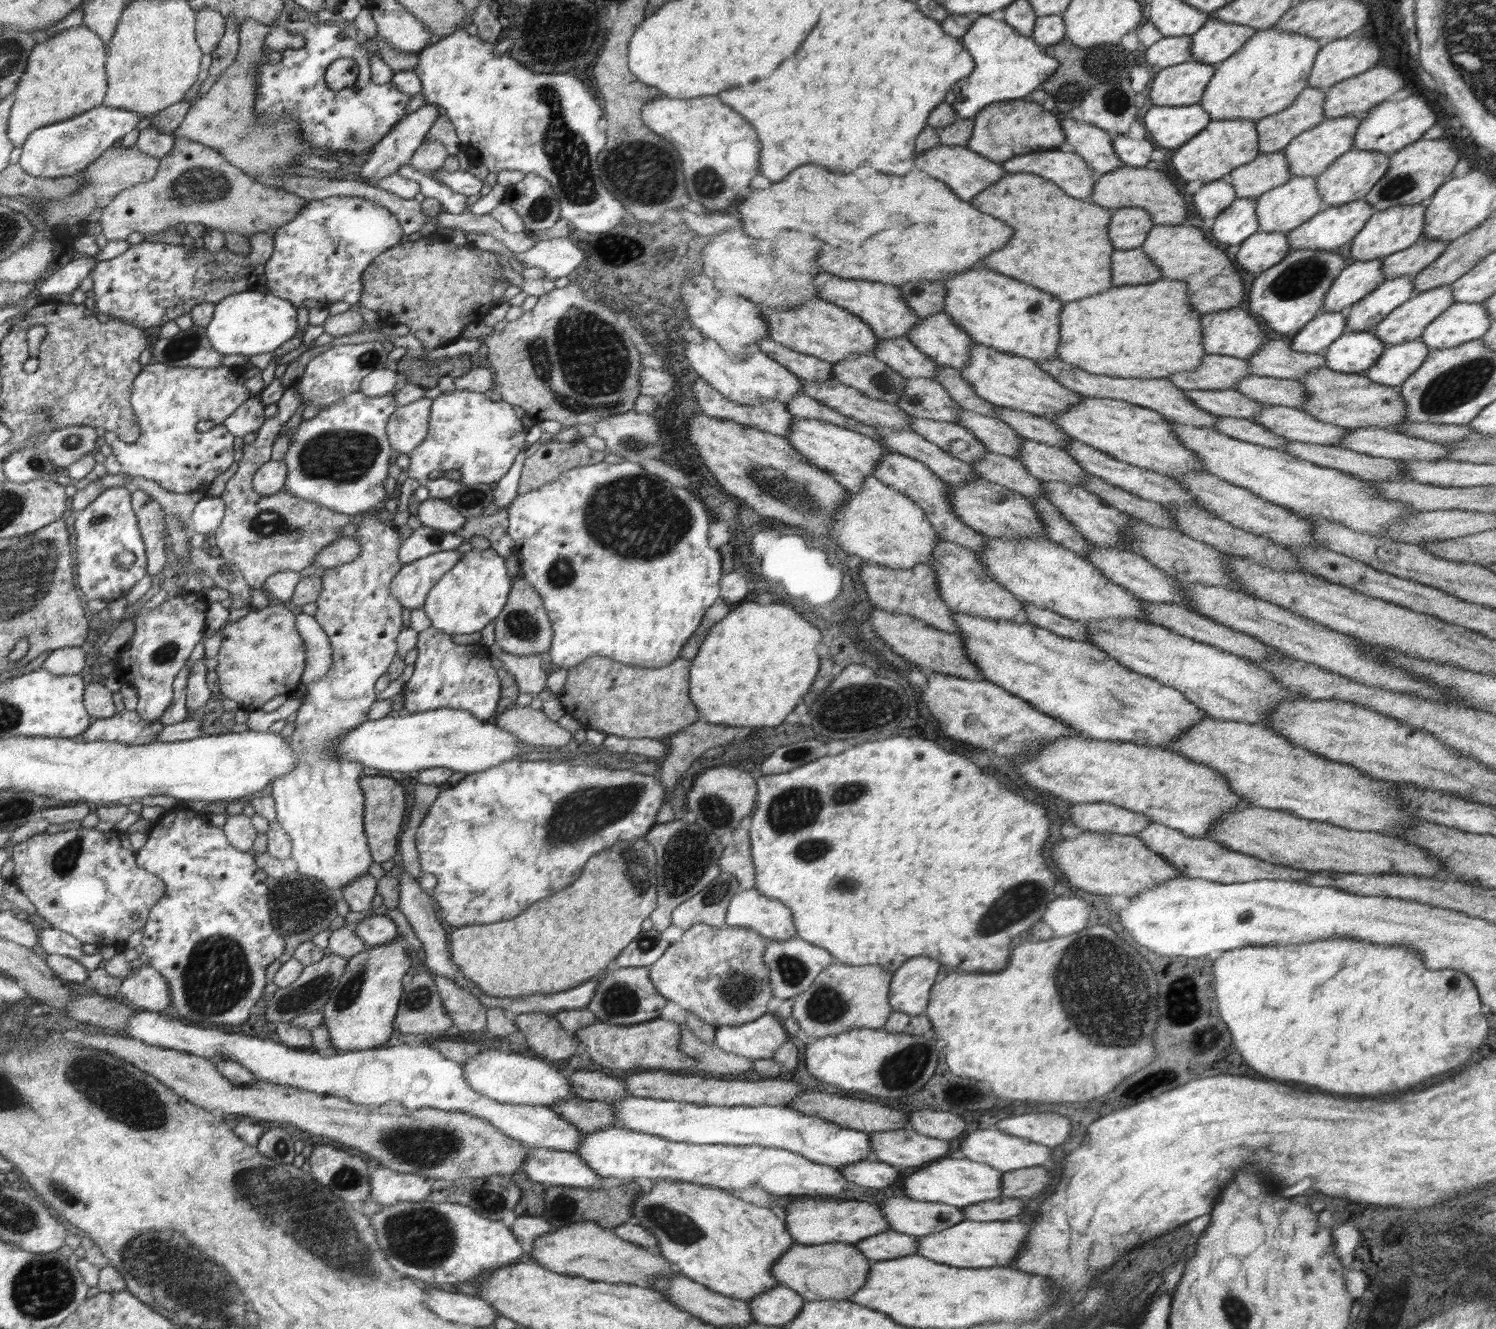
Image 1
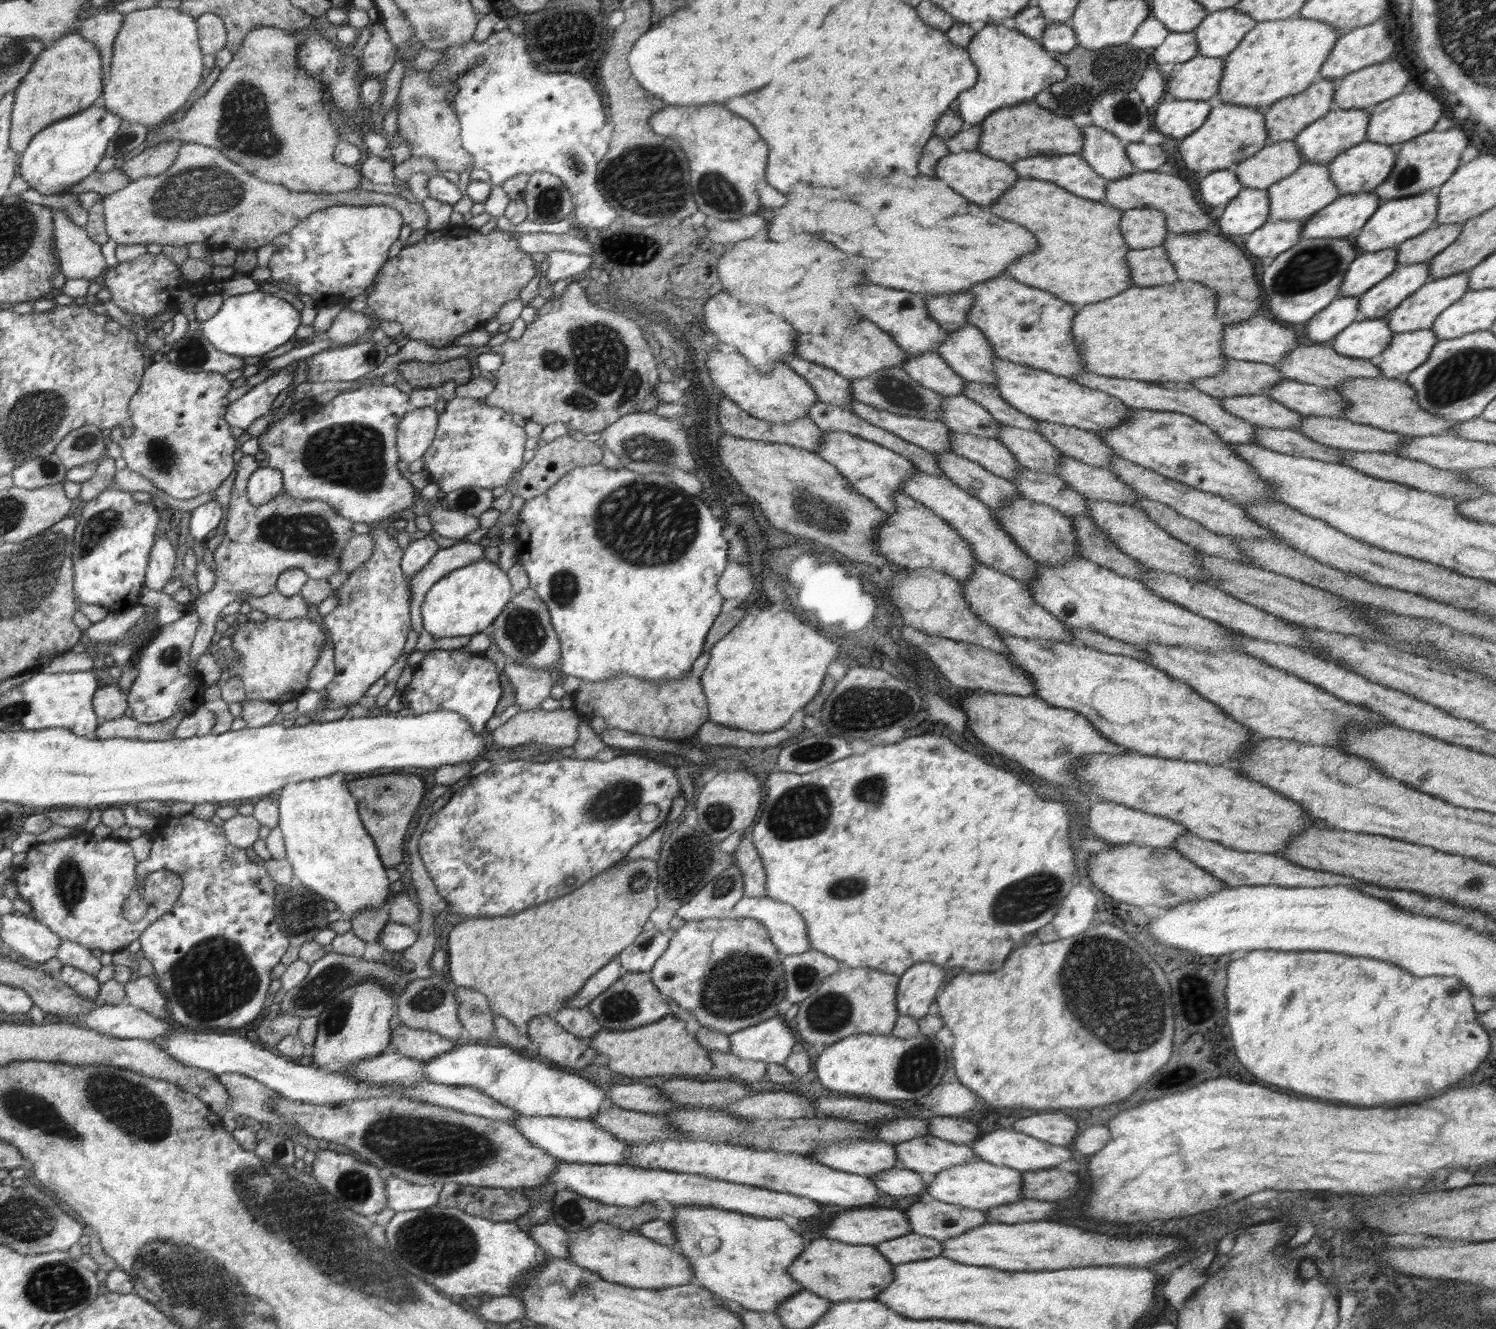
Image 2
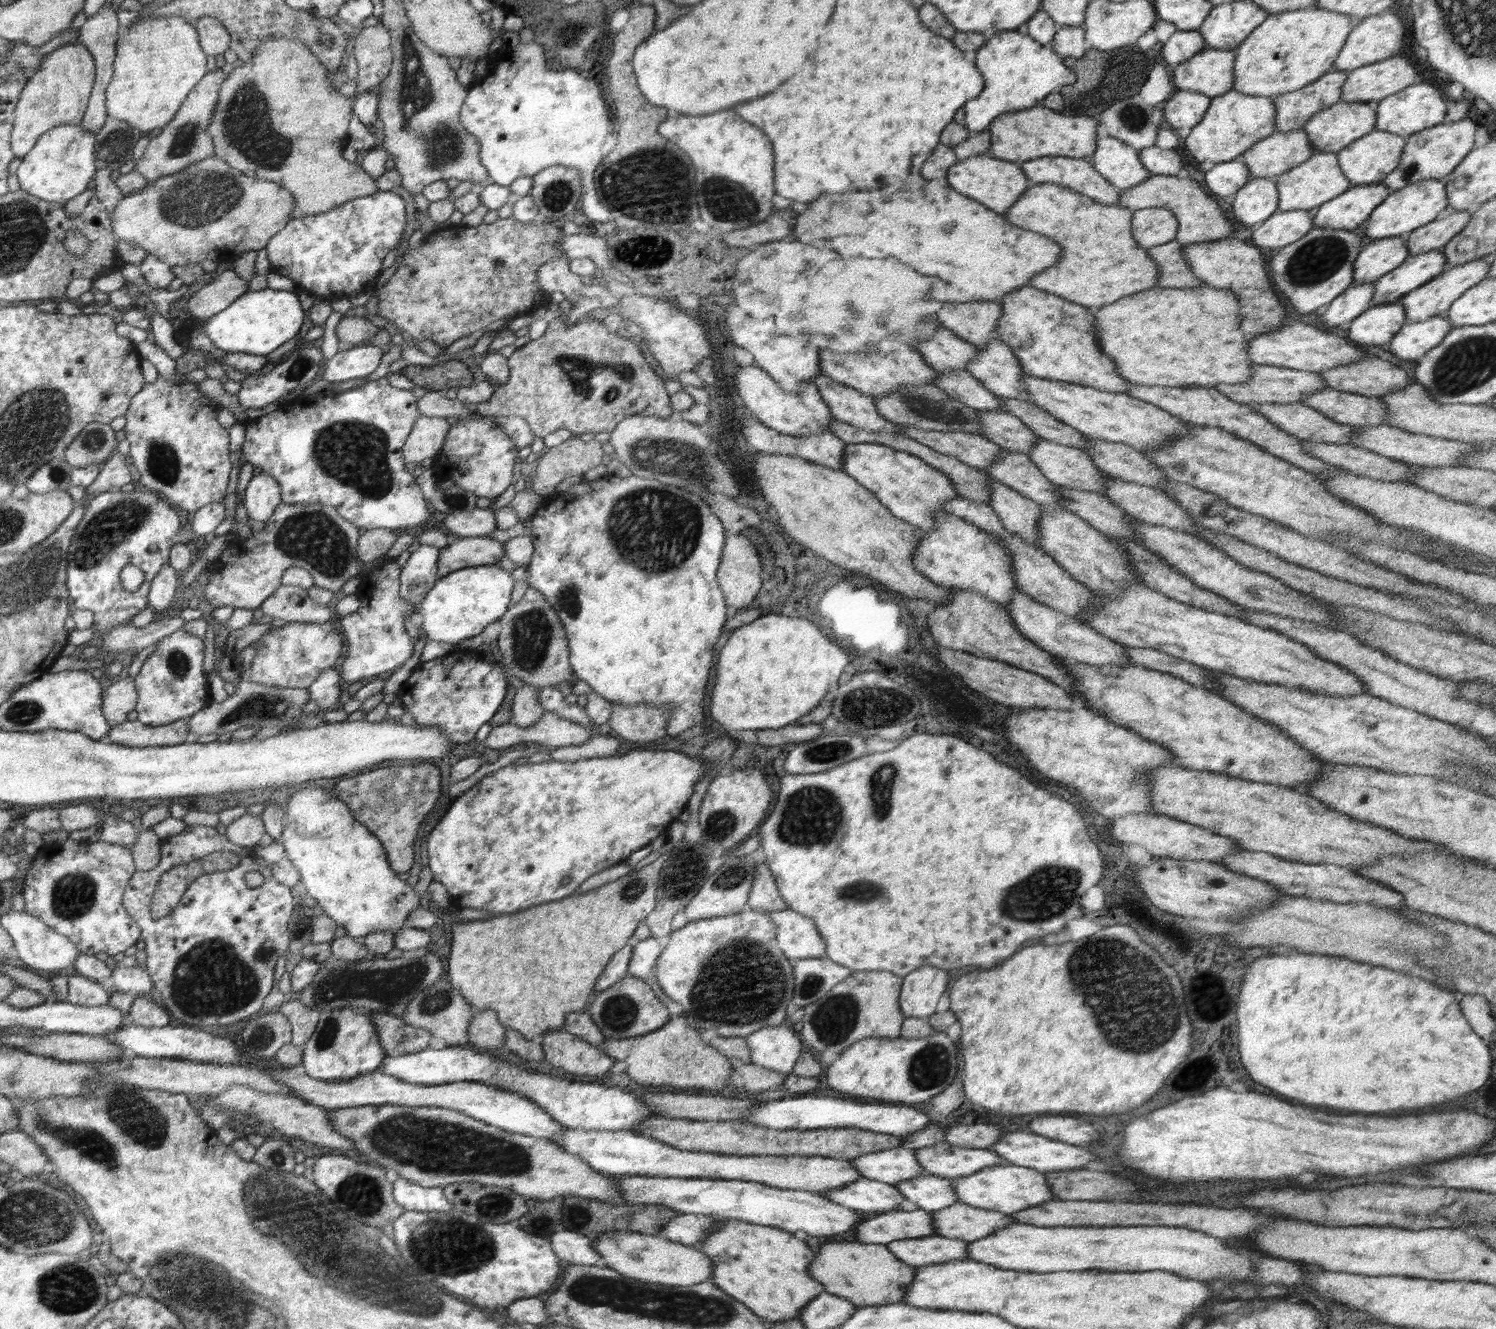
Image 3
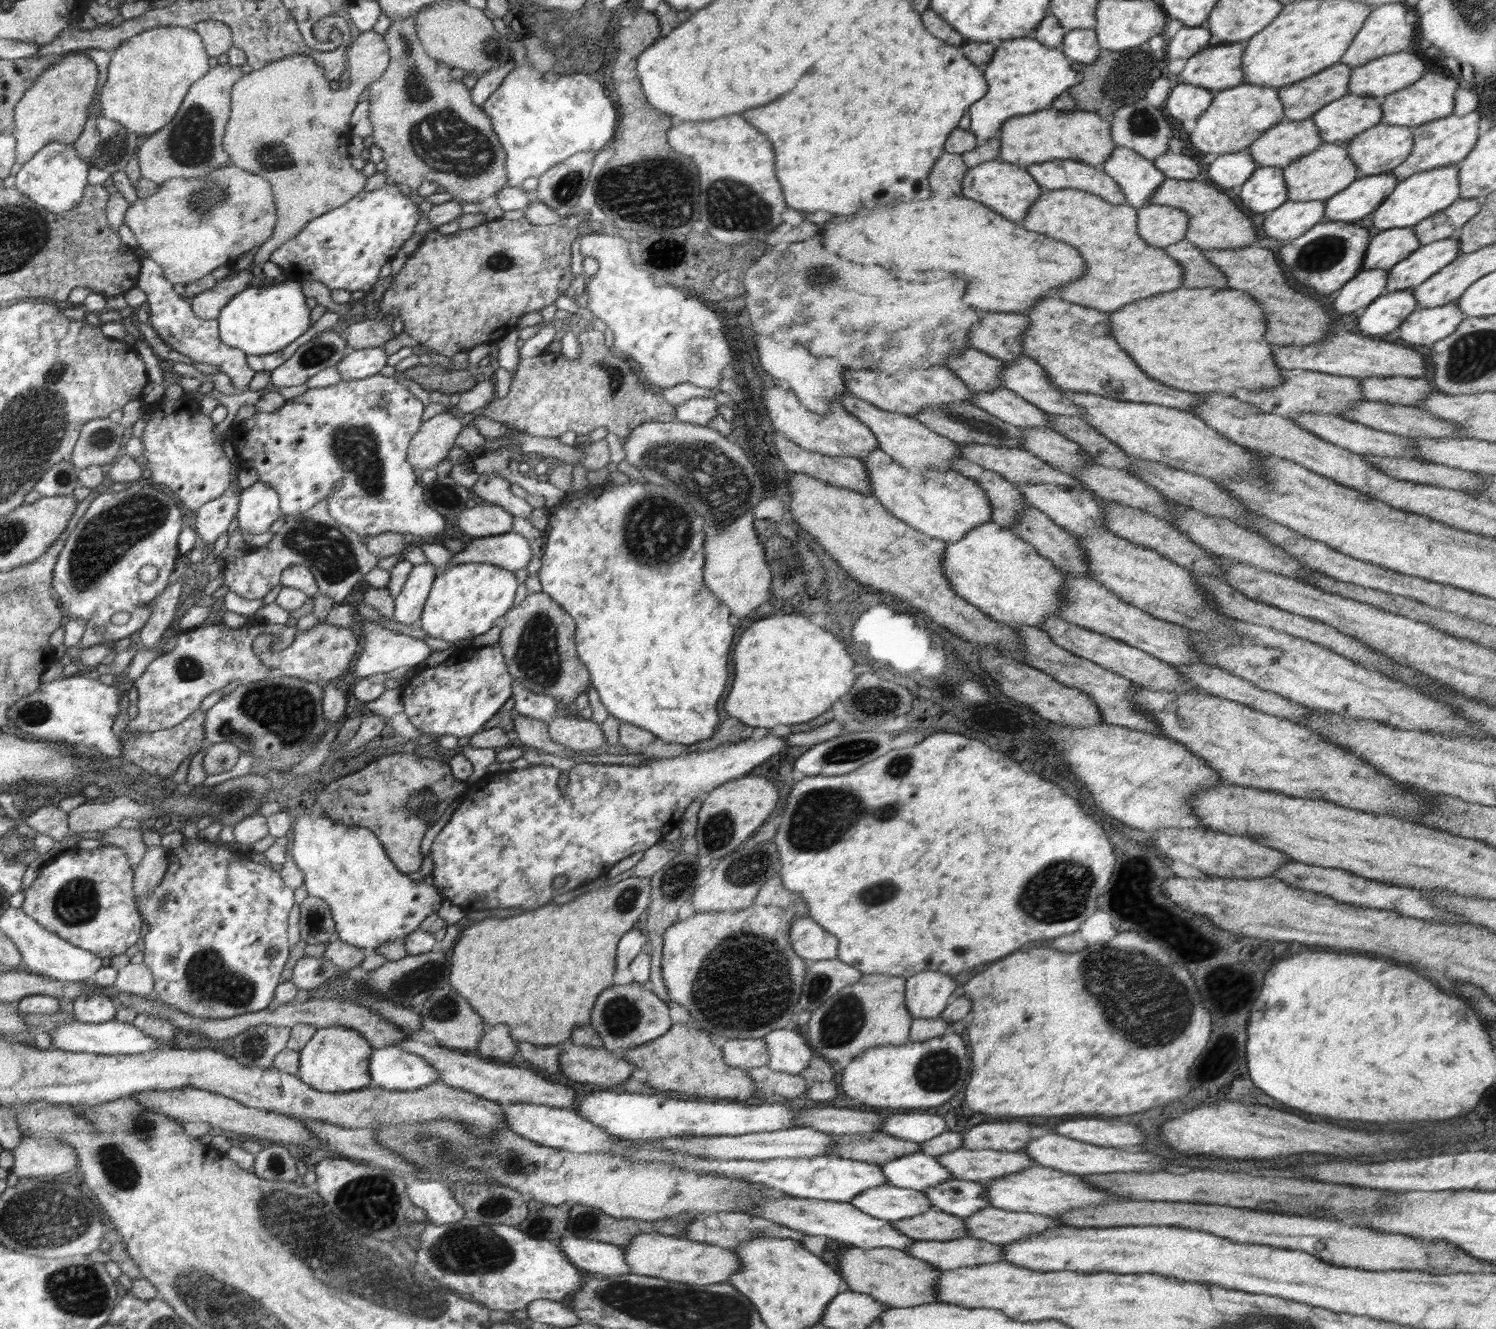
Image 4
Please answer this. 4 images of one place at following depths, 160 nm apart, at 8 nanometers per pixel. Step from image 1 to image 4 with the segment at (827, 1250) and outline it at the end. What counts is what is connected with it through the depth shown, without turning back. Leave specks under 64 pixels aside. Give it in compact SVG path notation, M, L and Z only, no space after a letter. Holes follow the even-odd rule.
M850 1246L837 1254L834 1268L843 1278L843 1289L870 1295L893 1308L909 1308L930 1304L935 1300L935 1286L942 1272L925 1260L910 1256L897 1248L860 1248Z

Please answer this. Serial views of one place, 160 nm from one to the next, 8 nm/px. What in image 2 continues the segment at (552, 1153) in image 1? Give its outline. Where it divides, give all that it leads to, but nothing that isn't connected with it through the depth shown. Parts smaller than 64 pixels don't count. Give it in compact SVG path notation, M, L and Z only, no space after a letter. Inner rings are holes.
M562 1161L550 1181L559 1185L560 1188L568 1188L582 1196L625 1207L638 1206L643 1202L667 1200L673 1205L716 1207L764 1218L780 1219L782 1214L786 1214L786 1216L794 1216L802 1220L814 1220L822 1214L822 1209L820 1209L822 1203L796 1194L776 1192L767 1188L708 1178L698 1174L636 1169L616 1164L572 1164Z

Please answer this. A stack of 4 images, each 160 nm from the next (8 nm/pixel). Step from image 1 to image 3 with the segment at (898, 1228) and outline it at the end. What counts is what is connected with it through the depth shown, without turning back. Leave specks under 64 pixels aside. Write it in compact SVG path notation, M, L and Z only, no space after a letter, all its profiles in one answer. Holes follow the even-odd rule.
M956 1201L952 1206L931 1212L935 1234L971 1243L1016 1223L1010 1215L976 1208Z

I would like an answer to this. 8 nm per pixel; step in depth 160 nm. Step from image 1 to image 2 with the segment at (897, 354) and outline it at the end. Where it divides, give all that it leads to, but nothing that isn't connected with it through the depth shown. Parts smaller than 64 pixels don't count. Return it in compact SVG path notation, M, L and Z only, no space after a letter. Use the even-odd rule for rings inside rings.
M937 353L908 355L901 368L926 388L942 395L962 395L965 380Z

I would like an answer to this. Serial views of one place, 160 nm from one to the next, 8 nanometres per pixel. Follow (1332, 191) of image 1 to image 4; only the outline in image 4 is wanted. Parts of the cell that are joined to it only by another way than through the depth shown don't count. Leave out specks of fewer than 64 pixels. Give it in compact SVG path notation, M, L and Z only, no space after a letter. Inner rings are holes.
M1379 123L1347 142L1347 155L1356 165L1358 176L1390 173L1402 164L1413 147L1413 128Z

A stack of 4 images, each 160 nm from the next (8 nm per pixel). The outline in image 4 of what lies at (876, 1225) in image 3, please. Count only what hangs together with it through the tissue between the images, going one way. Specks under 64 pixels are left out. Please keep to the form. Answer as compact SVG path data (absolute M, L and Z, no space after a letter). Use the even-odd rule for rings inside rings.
M935 1207L918 1216L891 1223L898 1232L916 1241L947 1241L968 1237L962 1217L939 1211Z

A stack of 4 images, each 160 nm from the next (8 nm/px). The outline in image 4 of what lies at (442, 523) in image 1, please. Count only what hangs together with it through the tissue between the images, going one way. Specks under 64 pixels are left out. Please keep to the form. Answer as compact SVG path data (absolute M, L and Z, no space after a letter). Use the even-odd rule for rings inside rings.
M479 502L475 507L464 509L457 517L456 526L471 538L500 535L512 531L512 514L500 505Z

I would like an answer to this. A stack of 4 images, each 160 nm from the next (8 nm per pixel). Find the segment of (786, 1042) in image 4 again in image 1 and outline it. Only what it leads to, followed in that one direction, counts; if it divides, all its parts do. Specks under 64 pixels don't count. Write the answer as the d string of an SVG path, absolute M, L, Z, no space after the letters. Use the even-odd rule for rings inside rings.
M771 1012L754 1023L716 1028L715 1046L752 1060L772 1059L776 1050L786 1042L788 1036L780 1020Z

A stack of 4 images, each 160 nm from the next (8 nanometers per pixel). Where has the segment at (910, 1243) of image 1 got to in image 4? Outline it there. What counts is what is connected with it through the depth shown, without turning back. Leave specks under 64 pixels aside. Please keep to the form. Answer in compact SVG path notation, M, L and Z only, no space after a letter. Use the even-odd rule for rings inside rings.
M972 1237L947 1241L914 1241L904 1251L942 1271L1003 1260L1003 1245Z

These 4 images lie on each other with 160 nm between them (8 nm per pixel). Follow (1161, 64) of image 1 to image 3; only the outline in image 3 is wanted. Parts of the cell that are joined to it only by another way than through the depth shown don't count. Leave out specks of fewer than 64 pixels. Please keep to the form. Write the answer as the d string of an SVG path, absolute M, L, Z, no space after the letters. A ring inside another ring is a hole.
M1195 30L1176 31L1162 46L1166 63L1183 64L1206 48L1203 36Z

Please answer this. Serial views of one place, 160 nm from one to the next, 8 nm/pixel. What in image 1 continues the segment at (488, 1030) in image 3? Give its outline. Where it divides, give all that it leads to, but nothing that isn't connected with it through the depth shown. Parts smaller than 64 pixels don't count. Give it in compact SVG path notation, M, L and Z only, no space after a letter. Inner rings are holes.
M434 977L444 1009L451 1016L456 1028L471 1033L485 1031L488 1007L480 1004L477 996L460 988L451 978Z

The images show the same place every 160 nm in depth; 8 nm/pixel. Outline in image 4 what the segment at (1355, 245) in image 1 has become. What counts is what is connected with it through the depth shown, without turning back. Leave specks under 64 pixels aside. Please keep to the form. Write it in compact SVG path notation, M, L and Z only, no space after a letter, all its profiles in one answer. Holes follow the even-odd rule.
M1458 162L1448 166L1434 167L1426 172L1418 172L1399 182L1394 191L1383 201L1374 213L1373 224L1381 231L1390 228L1414 227L1430 215L1448 208L1460 199Z

